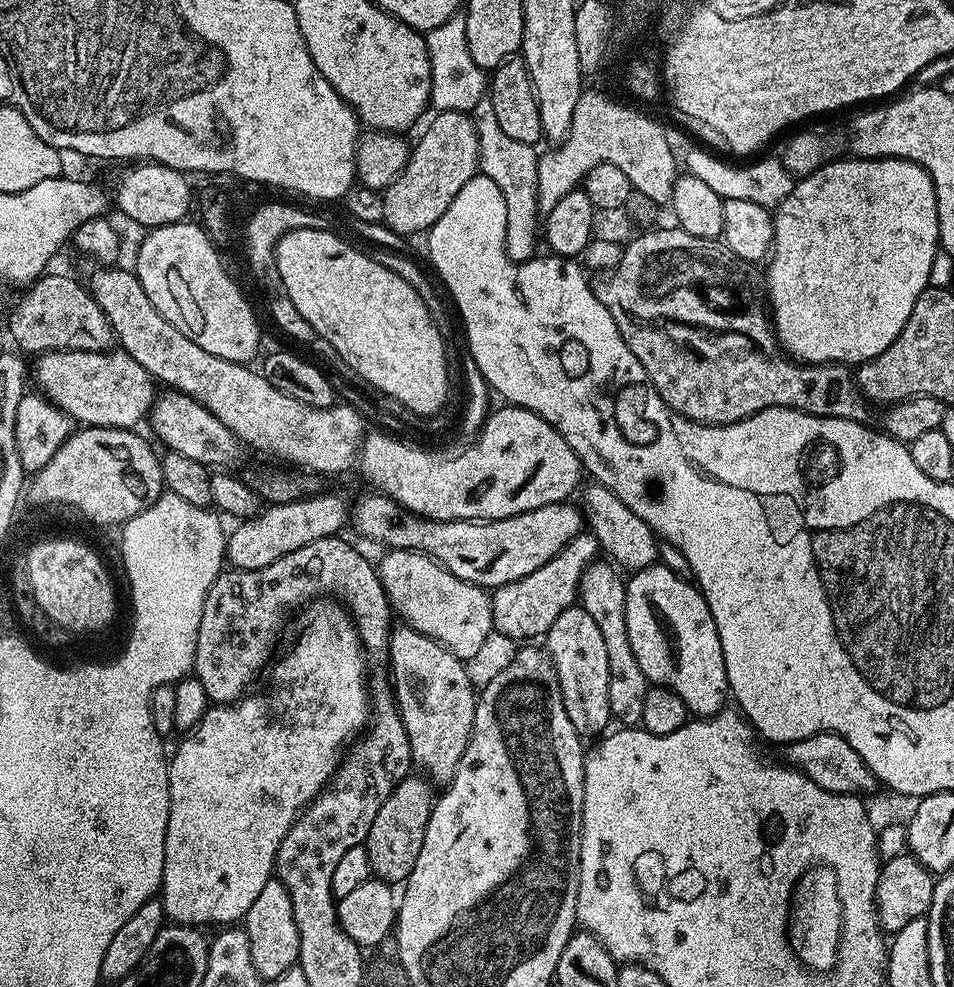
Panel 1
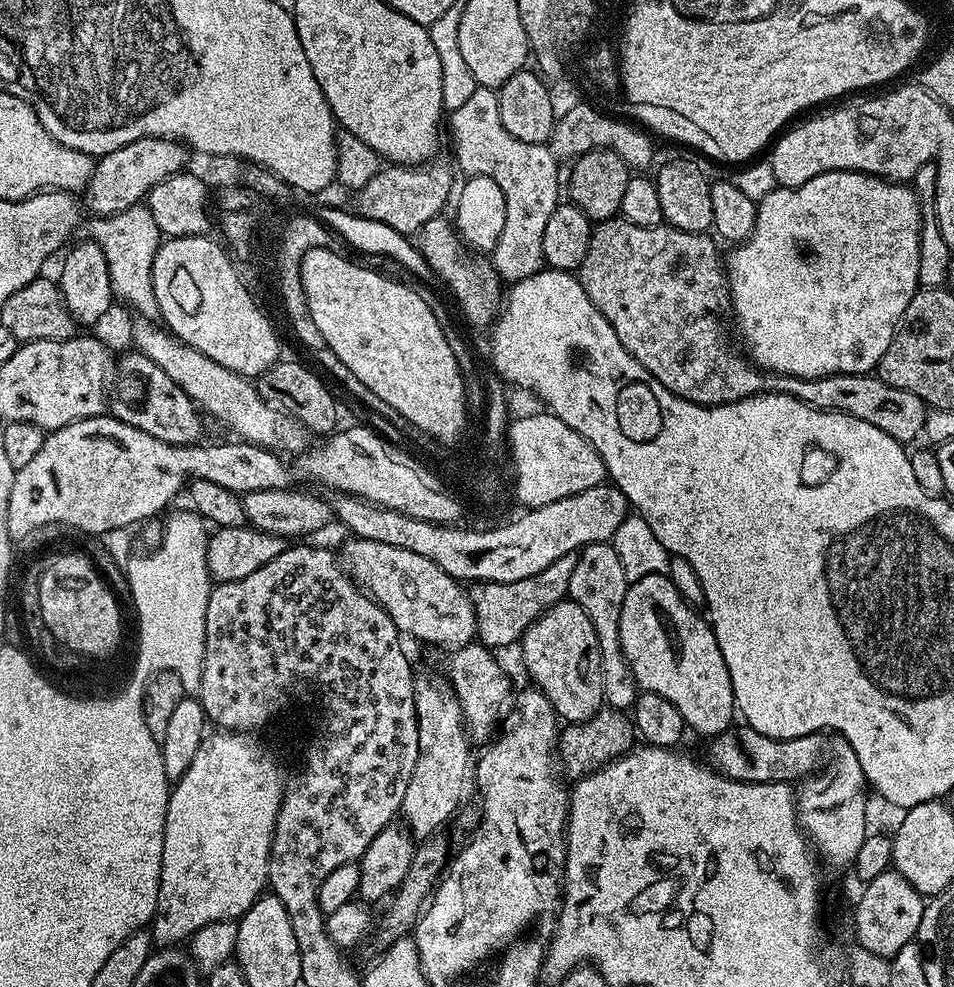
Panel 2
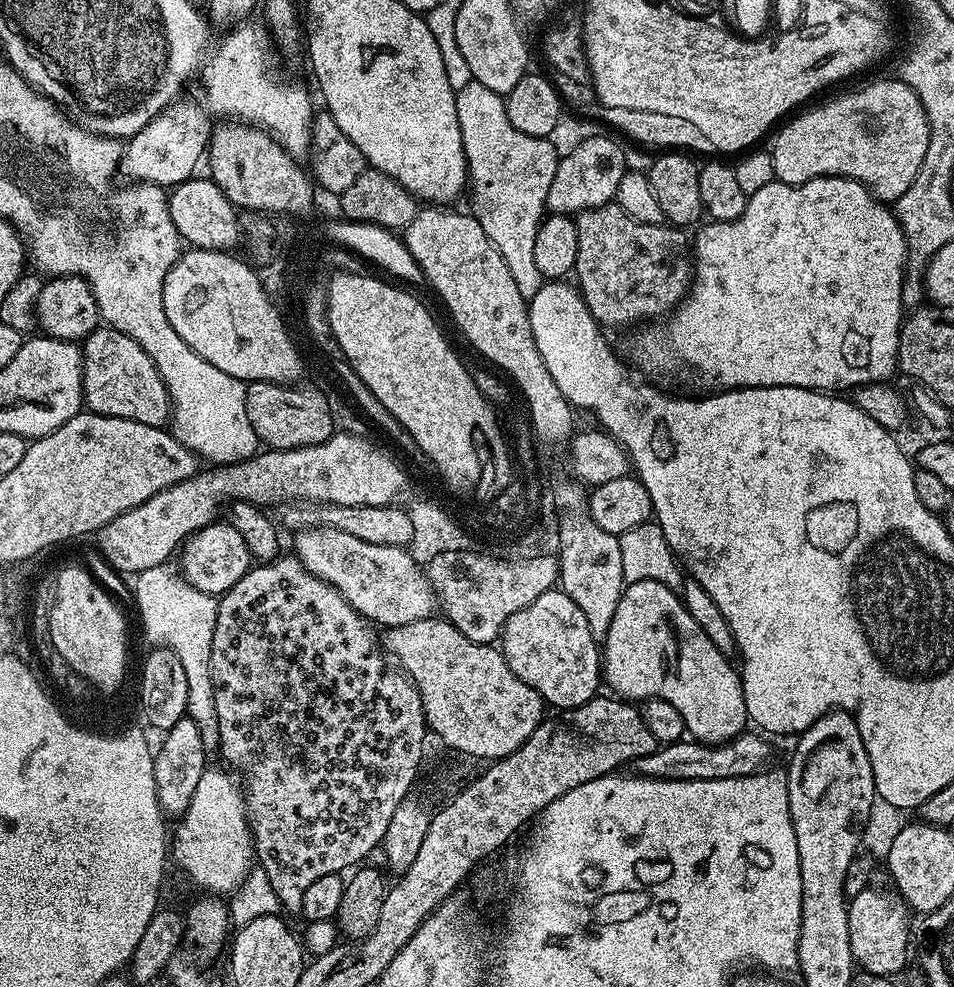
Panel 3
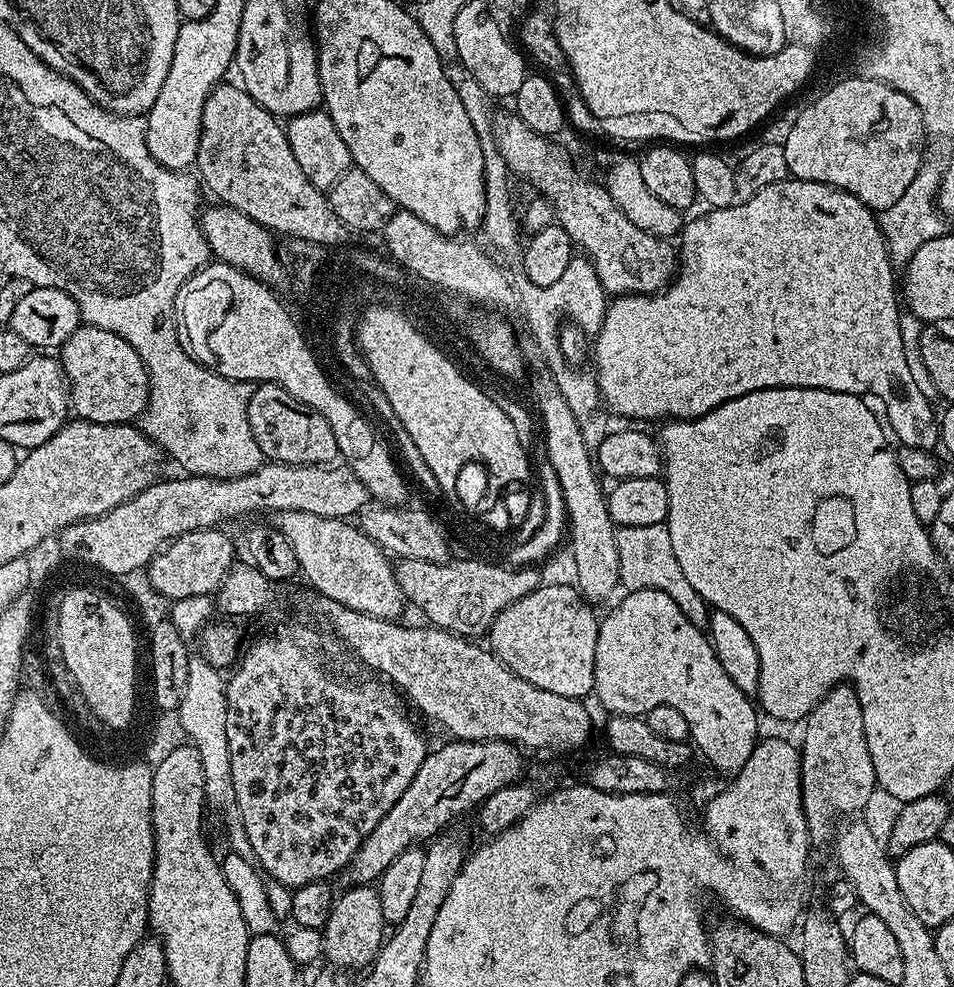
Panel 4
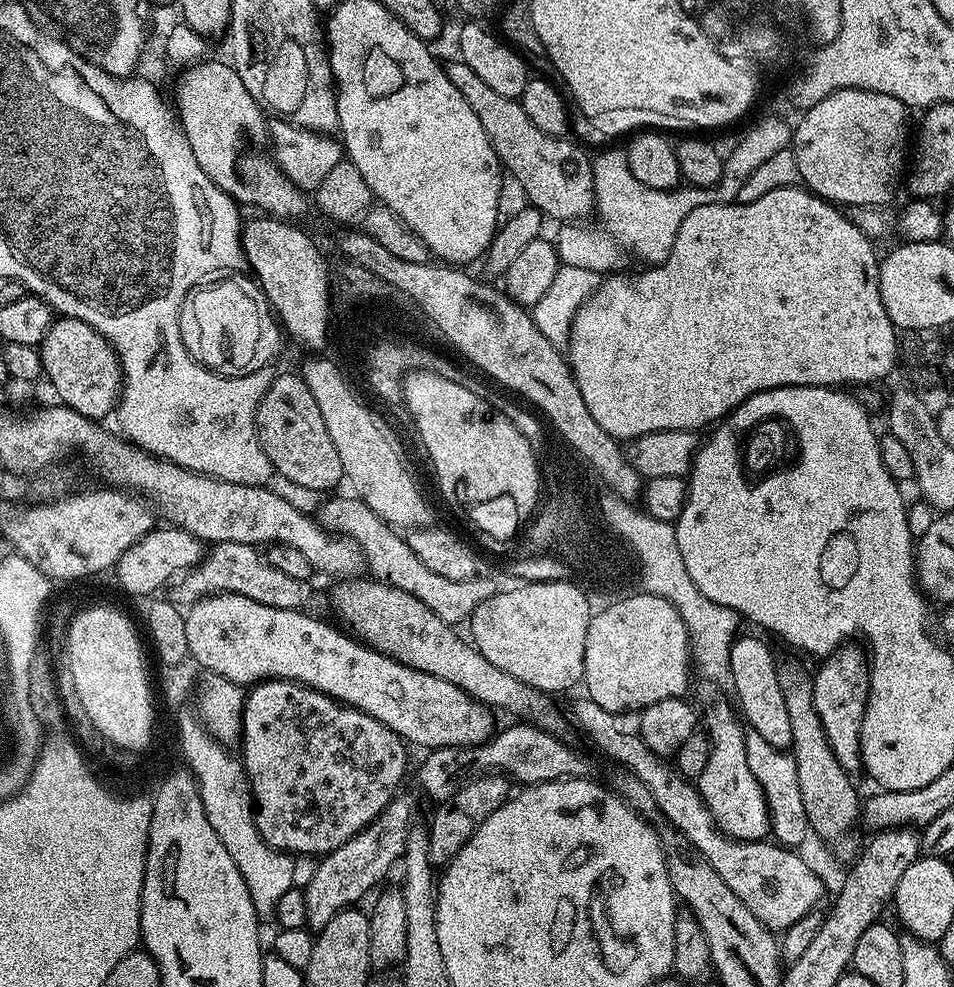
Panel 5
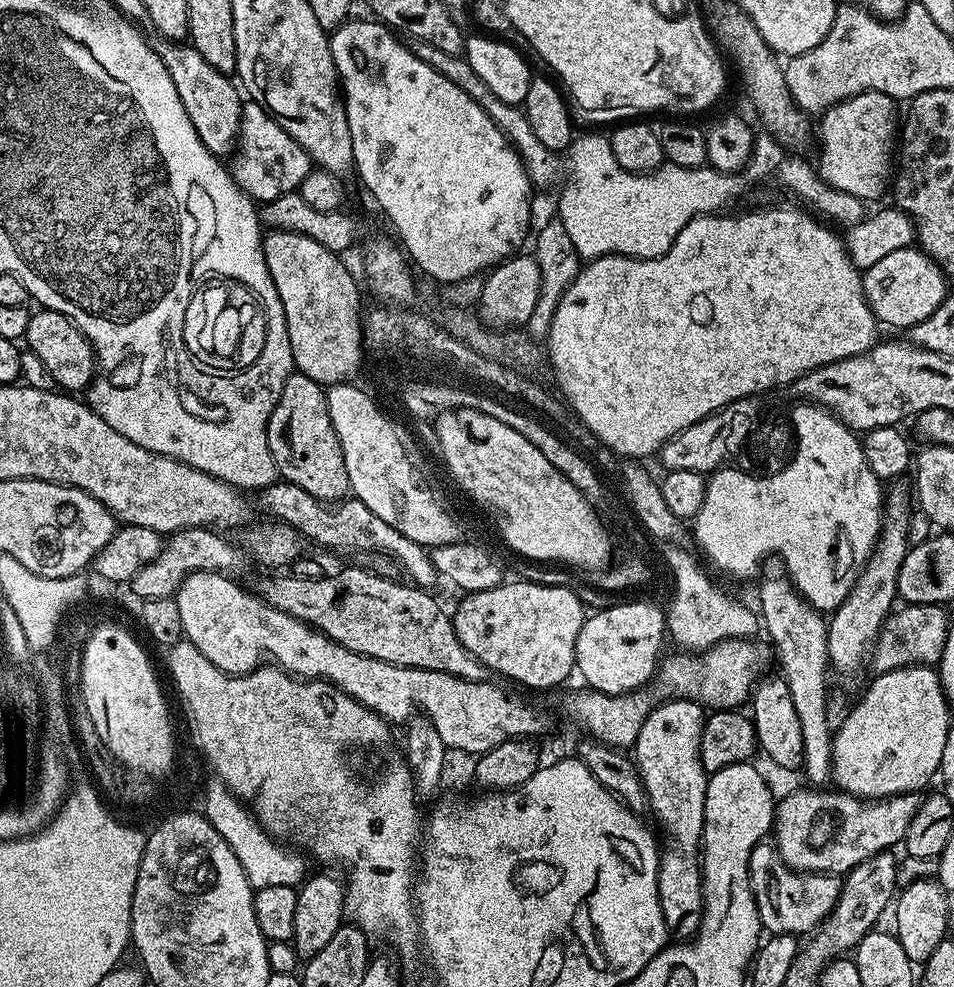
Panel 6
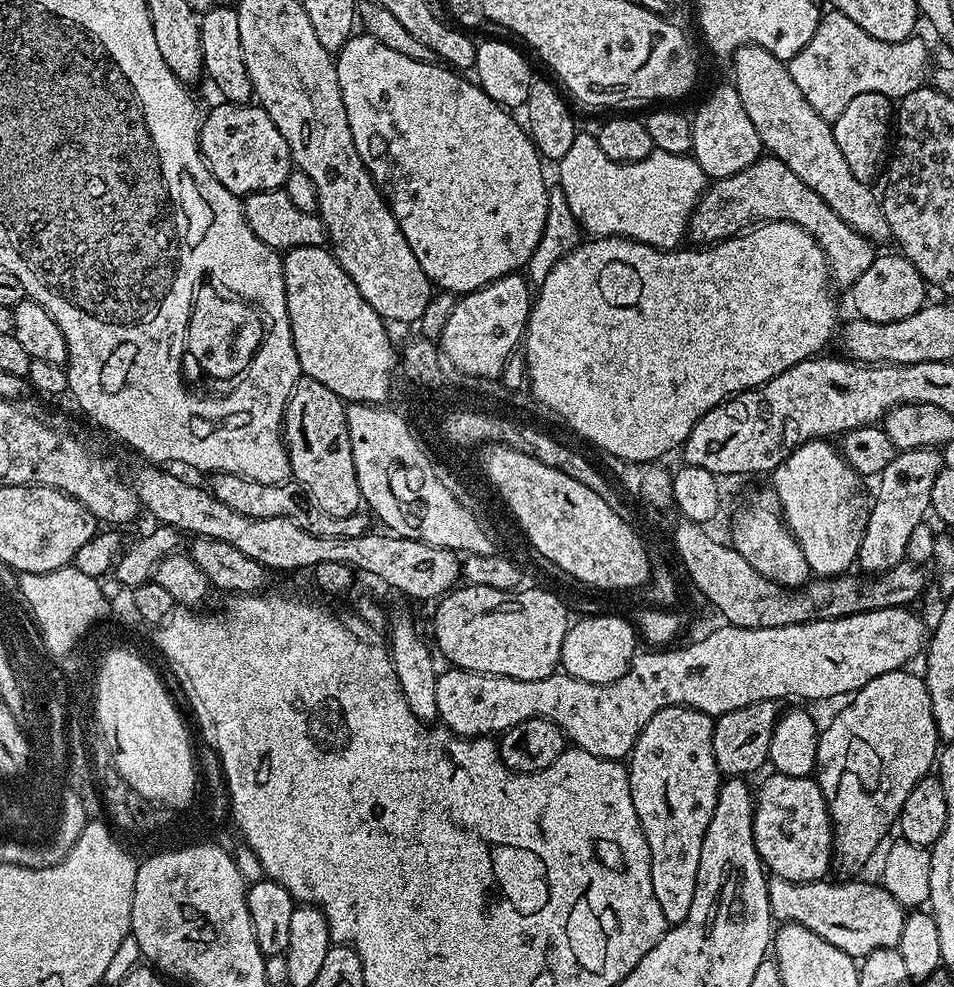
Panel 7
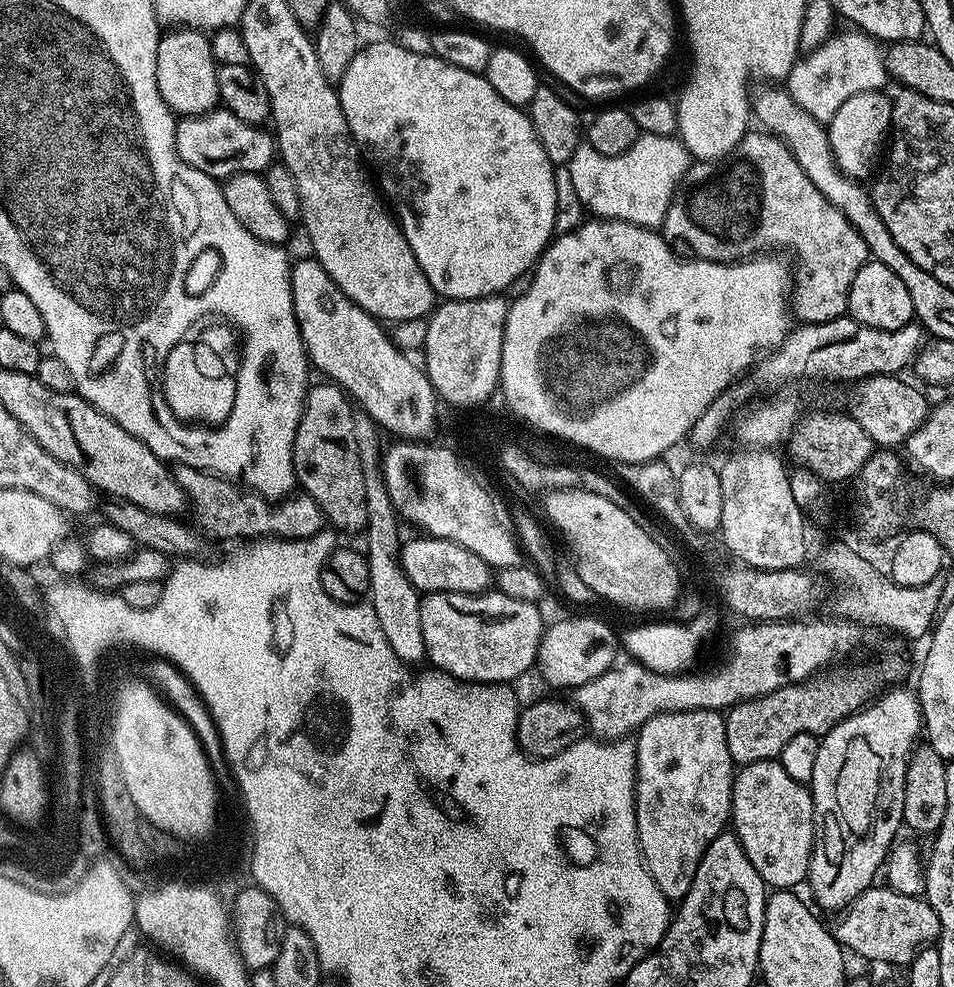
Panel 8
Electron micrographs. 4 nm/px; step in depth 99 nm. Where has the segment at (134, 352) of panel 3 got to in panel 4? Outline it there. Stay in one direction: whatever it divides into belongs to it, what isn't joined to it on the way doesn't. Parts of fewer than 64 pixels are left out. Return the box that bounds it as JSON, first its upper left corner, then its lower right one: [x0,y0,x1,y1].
[58,323,148,424]

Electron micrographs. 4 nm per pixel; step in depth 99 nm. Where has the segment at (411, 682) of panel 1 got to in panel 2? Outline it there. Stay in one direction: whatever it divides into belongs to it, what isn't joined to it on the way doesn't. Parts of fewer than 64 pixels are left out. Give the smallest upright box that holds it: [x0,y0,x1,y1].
[400,673,470,840]

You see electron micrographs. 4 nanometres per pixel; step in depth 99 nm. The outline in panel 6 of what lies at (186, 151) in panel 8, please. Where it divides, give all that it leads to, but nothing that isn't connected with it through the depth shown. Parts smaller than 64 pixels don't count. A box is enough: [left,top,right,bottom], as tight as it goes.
[230,102,314,202]

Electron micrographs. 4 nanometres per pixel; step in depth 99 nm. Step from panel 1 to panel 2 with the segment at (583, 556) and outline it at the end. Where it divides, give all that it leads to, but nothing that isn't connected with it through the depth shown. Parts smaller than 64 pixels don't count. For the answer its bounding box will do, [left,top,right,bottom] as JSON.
[471,556,576,650]

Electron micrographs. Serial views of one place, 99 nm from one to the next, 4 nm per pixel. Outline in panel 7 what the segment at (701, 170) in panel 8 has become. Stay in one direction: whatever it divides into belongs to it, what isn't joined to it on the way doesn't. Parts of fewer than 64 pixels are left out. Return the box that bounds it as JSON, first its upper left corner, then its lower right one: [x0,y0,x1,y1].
[687,154,877,290]

